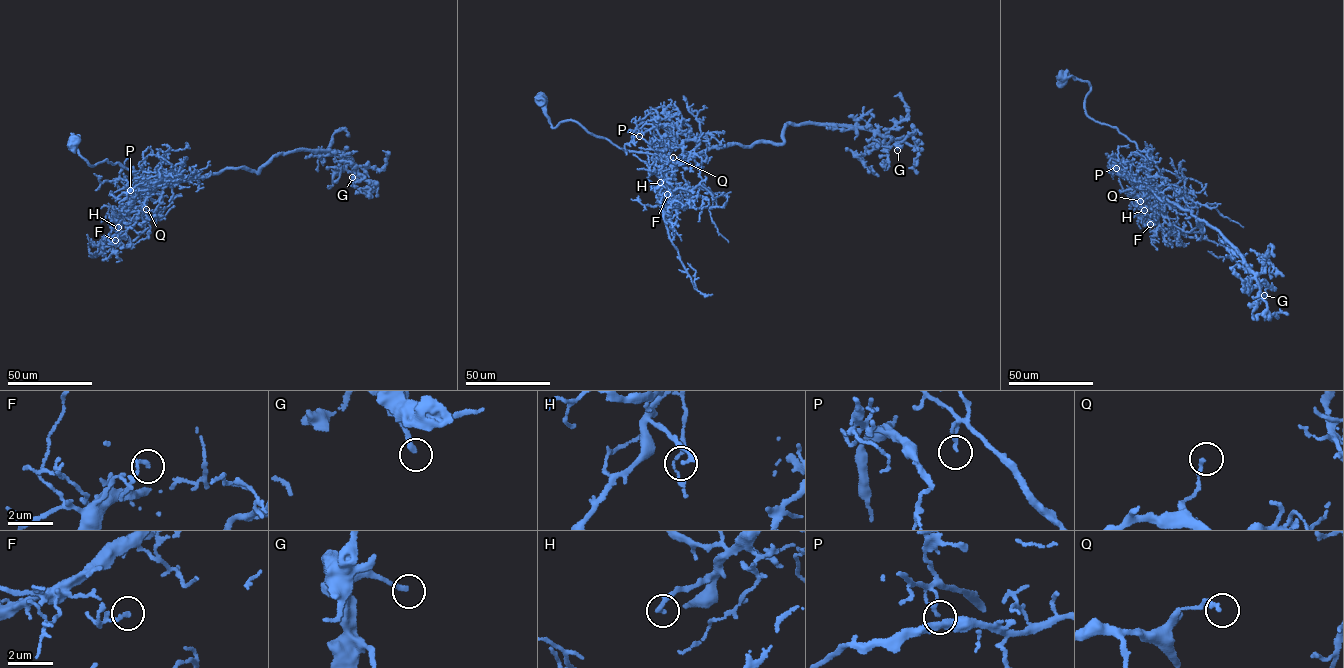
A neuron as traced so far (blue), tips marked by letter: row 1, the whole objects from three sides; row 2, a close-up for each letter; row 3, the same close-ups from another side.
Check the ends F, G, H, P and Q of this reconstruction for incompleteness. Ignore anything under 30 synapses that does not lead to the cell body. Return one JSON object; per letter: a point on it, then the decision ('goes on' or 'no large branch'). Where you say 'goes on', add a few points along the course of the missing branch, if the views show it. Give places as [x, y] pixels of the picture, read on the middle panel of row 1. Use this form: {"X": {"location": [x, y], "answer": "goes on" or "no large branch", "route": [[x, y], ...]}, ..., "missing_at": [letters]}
{"F": {"location": [667, 194], "answer": "no large branch"}, "G": {"location": [897, 150], "answer": "no large branch"}, "H": {"location": [660, 182], "answer": "no large branch"}, "P": {"location": [639, 136], "answer": "no large branch"}, "Q": {"location": [673, 157], "answer": "no large branch"}, "missing_at": []}

